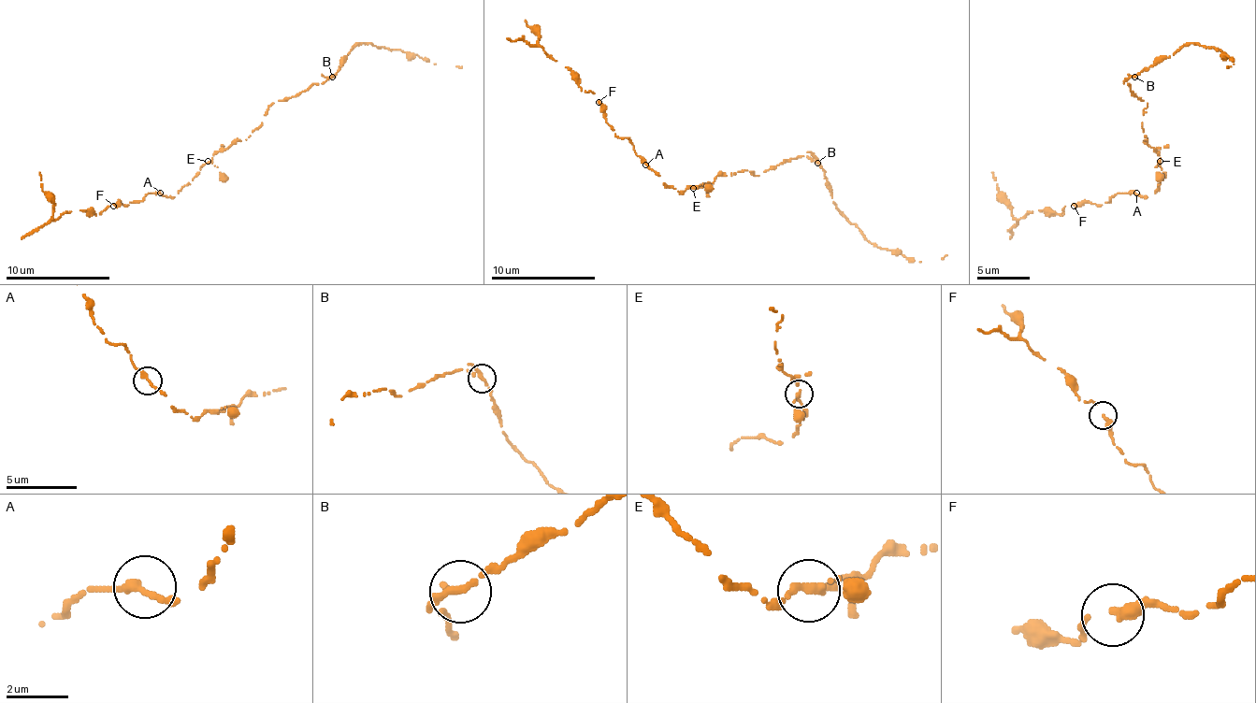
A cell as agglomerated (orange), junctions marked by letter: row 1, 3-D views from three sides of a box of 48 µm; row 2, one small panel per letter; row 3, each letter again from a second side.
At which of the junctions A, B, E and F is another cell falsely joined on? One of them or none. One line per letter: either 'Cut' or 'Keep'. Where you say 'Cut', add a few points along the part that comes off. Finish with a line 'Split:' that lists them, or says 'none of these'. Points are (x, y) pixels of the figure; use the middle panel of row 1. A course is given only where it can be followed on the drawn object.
A: Keep
B: Keep
E: Keep
F: Keep
Split: none of these

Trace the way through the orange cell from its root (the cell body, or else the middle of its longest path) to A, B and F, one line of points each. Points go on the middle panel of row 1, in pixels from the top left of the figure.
A: (716, 178), (698, 188), (677, 191), (670, 188), (645, 164)
B: (716, 178), (734, 175), (743, 169), (758, 175), (789, 159), (797, 159), (808, 151), (818, 162)
F: (716, 178), (698, 188), (670, 188), (635, 153), (630, 141), (612, 130), (599, 102)

